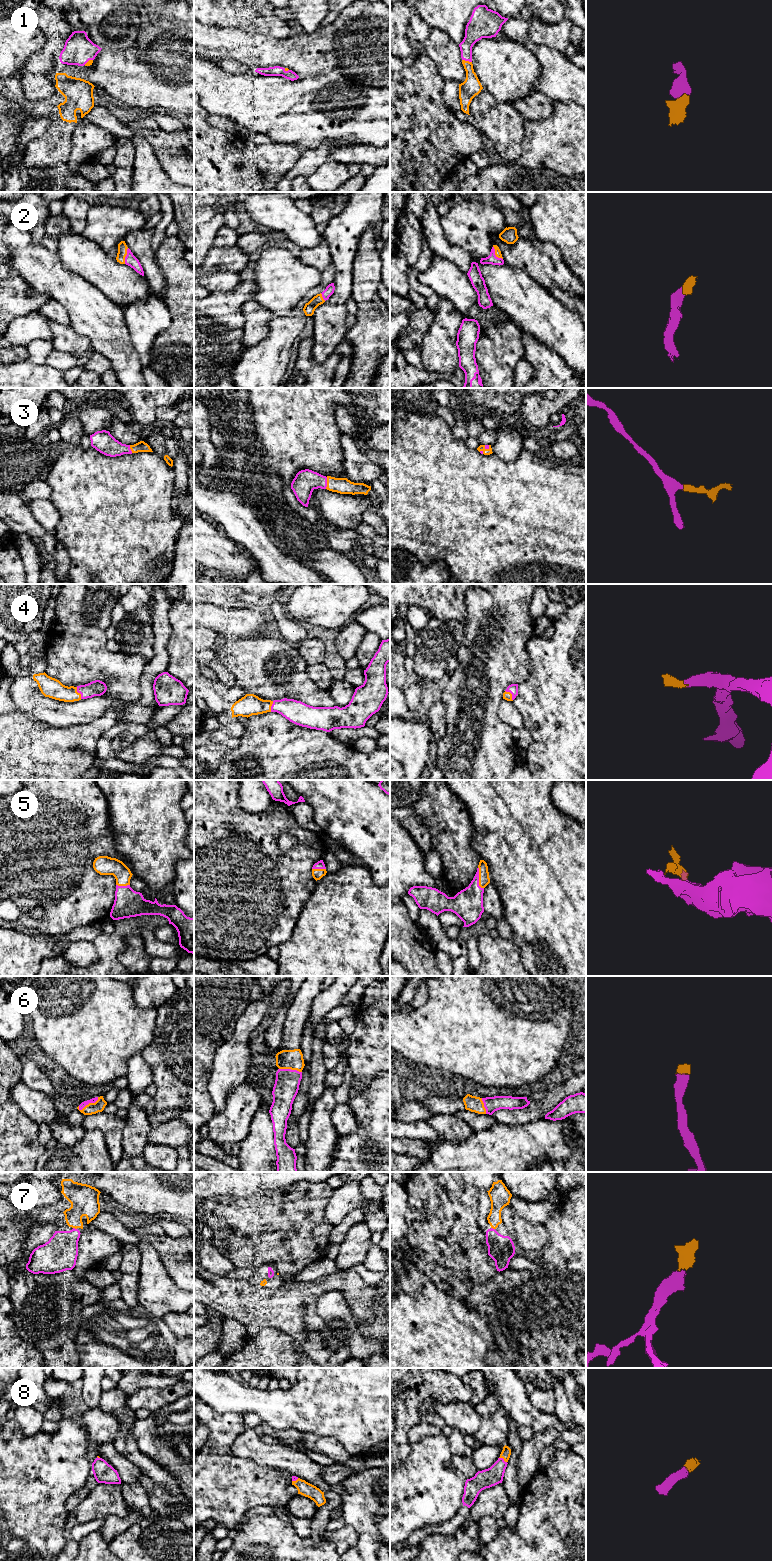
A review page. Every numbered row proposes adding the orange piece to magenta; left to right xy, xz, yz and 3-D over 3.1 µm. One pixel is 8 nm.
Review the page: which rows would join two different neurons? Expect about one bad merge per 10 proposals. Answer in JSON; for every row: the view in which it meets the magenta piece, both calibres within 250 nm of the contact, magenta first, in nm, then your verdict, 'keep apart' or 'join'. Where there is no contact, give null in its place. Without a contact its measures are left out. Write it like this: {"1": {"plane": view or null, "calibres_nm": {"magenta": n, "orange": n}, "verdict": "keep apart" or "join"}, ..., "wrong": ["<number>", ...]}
{"1": {"plane": "yz", "calibres_nm": {"magenta": 160, "orange": 150}, "verdict": "join"}, "2": {"plane": "yz", "calibres_nm": {"magenta": 80, "orange": 50}, "verdict": "join"}, "3": {"plane": "xz", "calibres_nm": {"magenta": 190, "orange": 130}, "verdict": "join"}, "4": {"plane": "xy", "calibres_nm": {"magenta": 130, "orange": 160}, "verdict": "join"}, "5": {"plane": "yz", "calibres_nm": {"magenta": 240, "orange": 90}, "verdict": "join"}, "6": {"plane": "xy", "calibres_nm": {"magenta": 50, "orange": 100}, "verdict": "join"}, "7": {"plane": "xy", "calibres_nm": {"magenta": 280, "orange": 240}, "verdict": "join"}, "8": {"plane": "yz", "calibres_nm": {"magenta": 150, "orange": 80}, "verdict": "join"}, "wrong": []}

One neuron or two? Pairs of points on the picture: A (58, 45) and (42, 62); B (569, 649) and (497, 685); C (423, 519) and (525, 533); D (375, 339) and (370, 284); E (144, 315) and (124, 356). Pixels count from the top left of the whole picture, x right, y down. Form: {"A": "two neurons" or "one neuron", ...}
{"A": "one neuron", "B": "two neurons", "C": "one neuron", "D": "one neuron", "E": "two neurons"}

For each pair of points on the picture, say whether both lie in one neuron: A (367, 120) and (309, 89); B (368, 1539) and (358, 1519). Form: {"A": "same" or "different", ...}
{"A": "same", "B": "same"}

